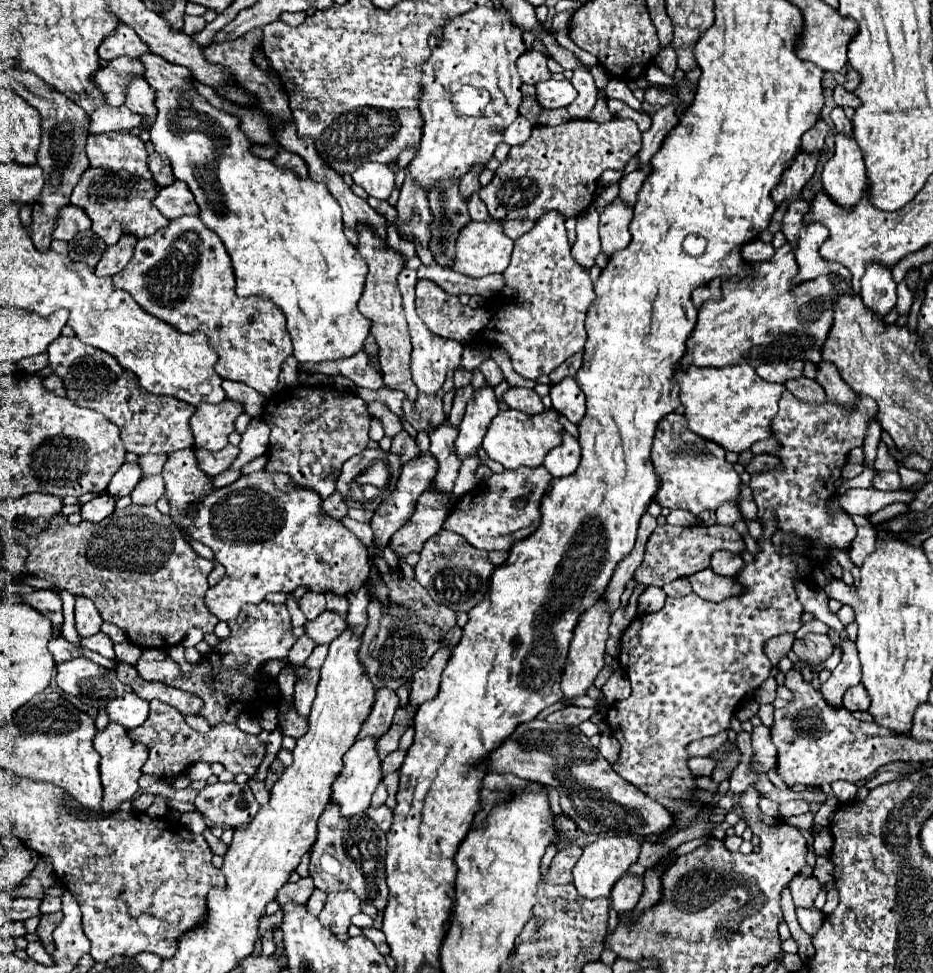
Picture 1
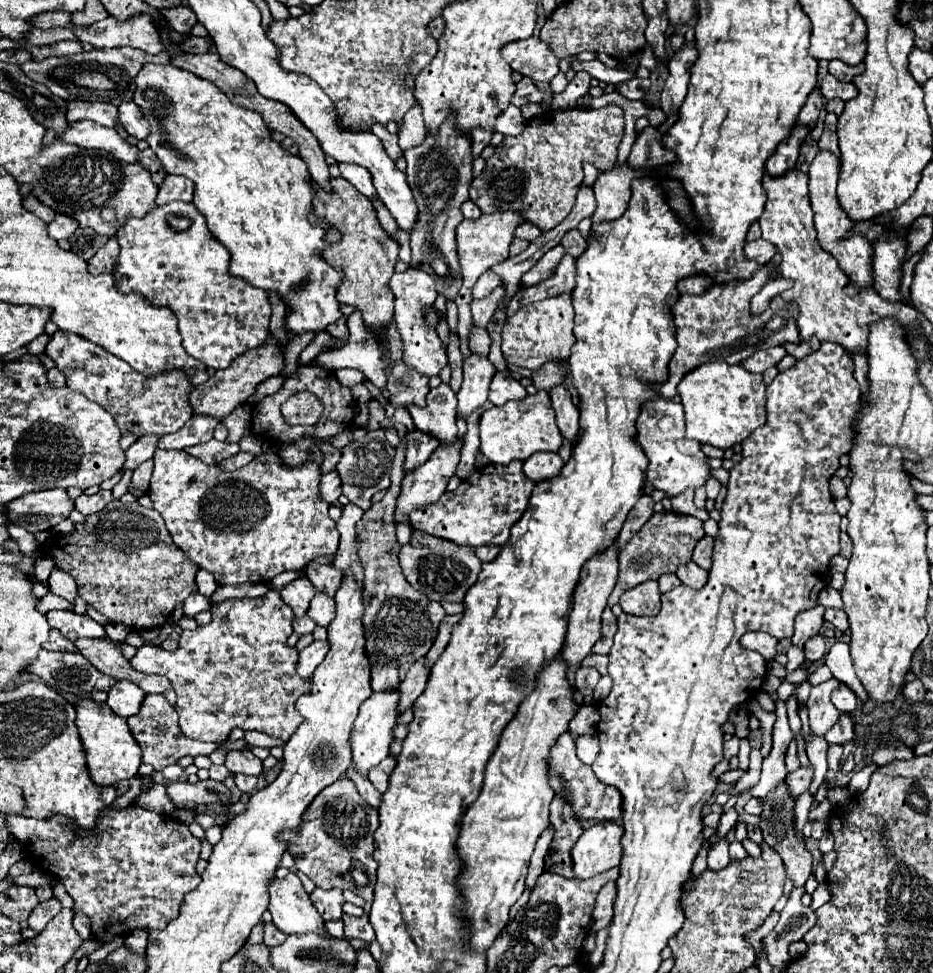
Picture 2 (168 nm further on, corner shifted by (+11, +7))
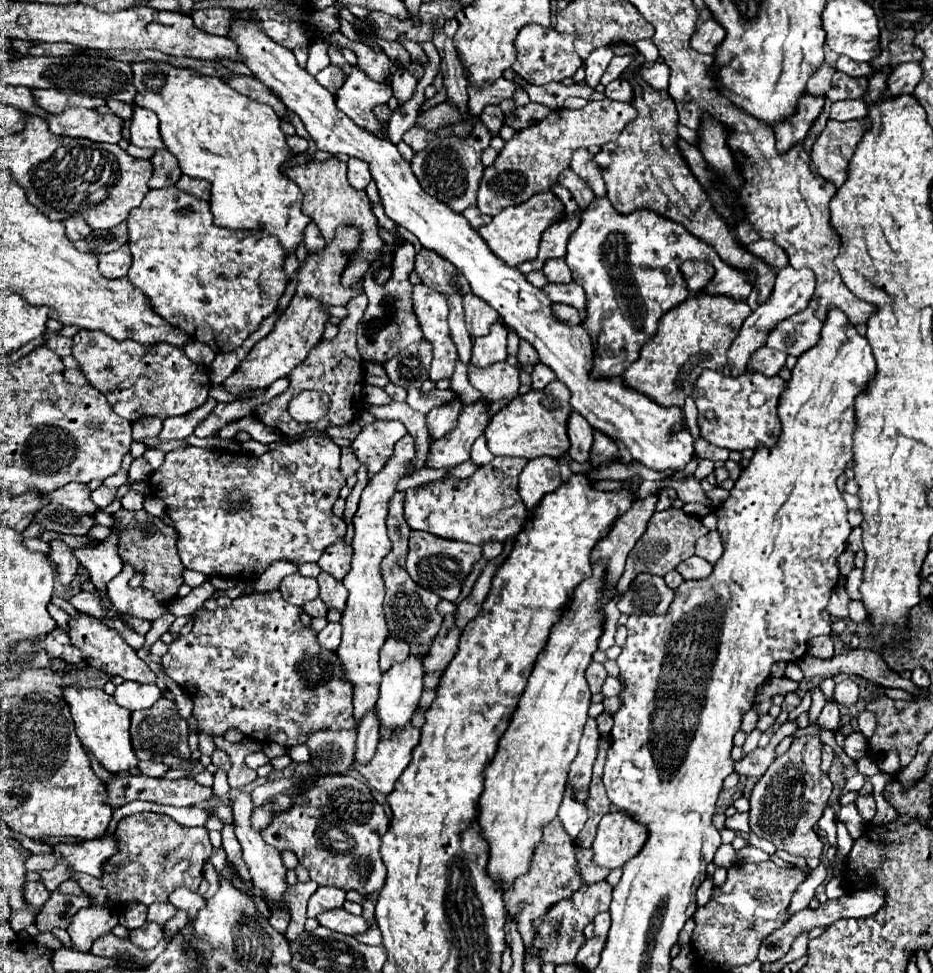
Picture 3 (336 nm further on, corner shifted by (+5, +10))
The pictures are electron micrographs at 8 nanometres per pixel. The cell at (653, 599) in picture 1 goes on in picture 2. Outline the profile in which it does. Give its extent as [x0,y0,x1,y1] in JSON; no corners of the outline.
[619,582,661,616]

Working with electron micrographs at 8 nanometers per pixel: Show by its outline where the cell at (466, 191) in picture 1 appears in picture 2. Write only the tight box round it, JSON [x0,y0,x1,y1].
[471,128,493,158]

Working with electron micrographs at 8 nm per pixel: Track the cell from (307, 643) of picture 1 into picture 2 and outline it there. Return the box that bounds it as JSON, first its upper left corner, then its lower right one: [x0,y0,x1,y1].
[293,616,315,636]

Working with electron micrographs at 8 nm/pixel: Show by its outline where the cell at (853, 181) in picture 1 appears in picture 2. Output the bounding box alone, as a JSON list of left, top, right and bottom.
[809,152,873,288]

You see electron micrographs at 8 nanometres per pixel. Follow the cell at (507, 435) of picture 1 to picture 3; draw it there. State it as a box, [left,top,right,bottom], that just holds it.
[485,381,571,459]

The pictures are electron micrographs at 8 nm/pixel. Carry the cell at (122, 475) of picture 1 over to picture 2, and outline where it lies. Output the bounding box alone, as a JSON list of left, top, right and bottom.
[123,434,159,470]

